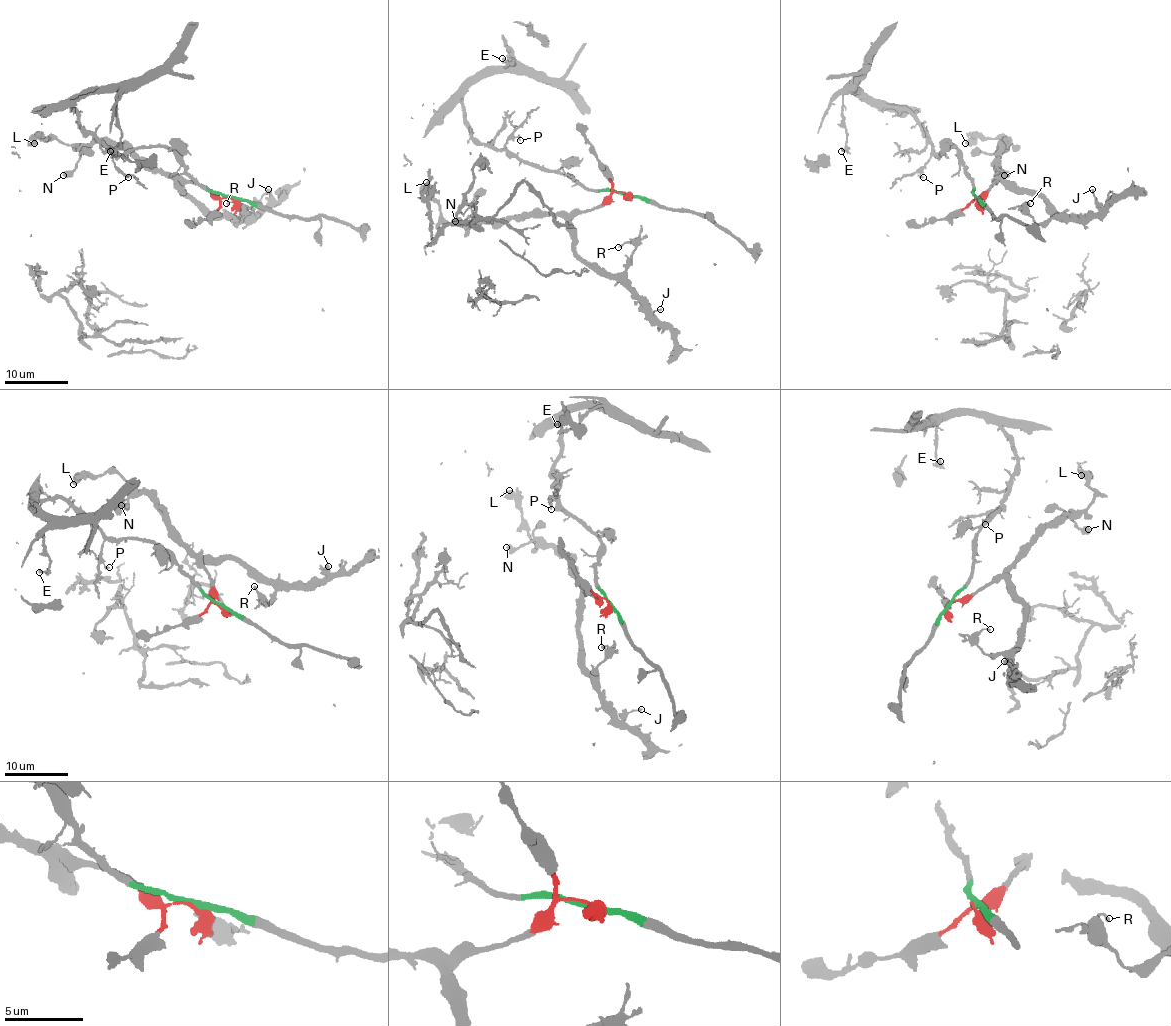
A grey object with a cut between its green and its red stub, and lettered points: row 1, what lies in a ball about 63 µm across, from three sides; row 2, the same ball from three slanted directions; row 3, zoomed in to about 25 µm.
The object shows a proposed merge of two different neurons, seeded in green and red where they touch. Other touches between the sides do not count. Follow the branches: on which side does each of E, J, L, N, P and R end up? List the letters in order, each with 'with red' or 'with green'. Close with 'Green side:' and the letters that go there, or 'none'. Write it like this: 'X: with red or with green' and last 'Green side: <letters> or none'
E: with green
J: with red
L: with red
N: with red
P: with green
R: with red
Green side: E, P

